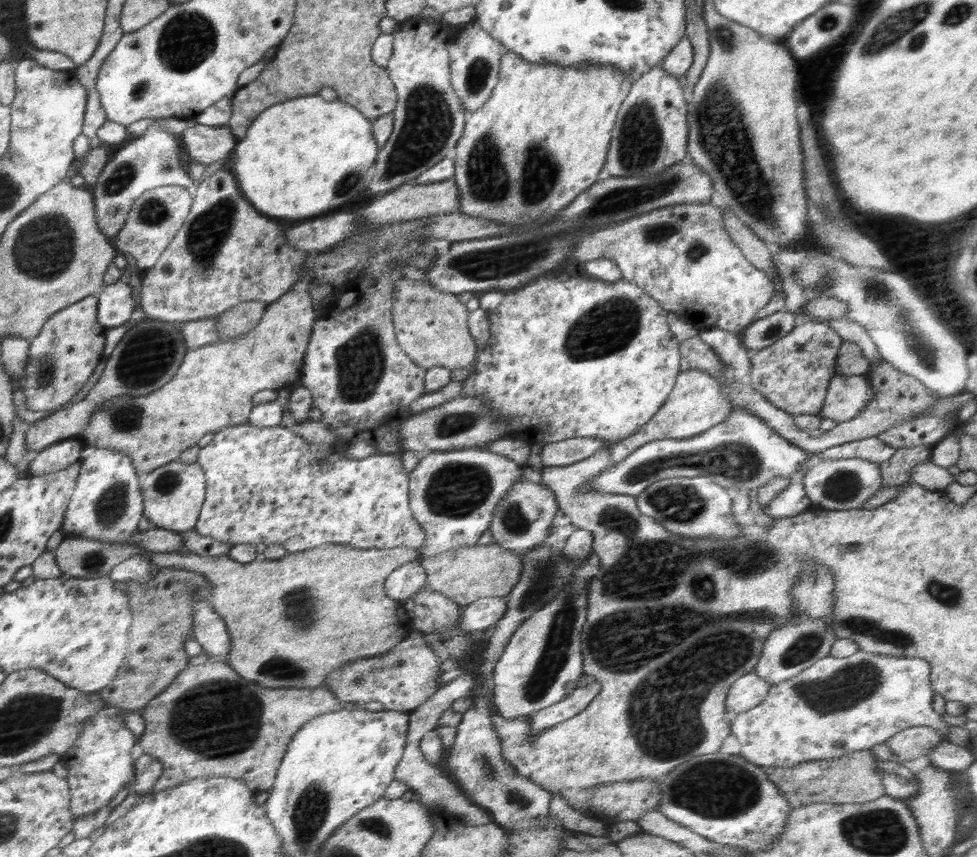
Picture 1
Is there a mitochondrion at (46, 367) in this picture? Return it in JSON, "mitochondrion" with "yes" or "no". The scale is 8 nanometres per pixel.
{"mitochondrion":"yes"}

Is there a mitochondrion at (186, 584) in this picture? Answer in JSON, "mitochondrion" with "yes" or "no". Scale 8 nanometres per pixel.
{"mitochondrion":"yes"}

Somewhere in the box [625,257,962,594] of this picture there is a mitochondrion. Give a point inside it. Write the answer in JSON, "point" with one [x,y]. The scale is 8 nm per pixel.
{"point":[878,289]}

